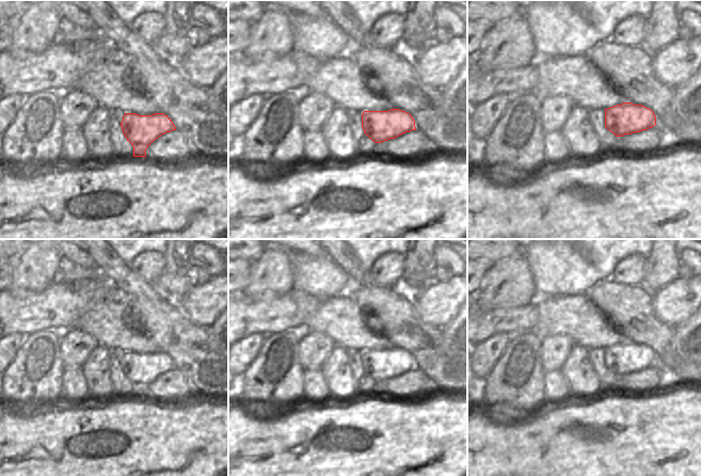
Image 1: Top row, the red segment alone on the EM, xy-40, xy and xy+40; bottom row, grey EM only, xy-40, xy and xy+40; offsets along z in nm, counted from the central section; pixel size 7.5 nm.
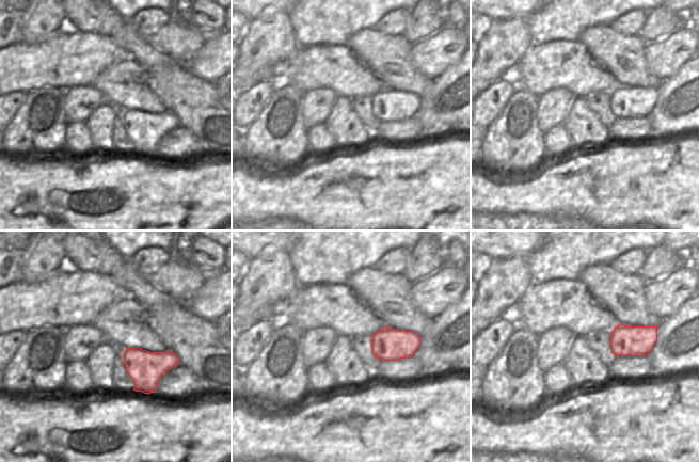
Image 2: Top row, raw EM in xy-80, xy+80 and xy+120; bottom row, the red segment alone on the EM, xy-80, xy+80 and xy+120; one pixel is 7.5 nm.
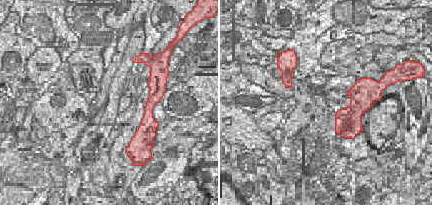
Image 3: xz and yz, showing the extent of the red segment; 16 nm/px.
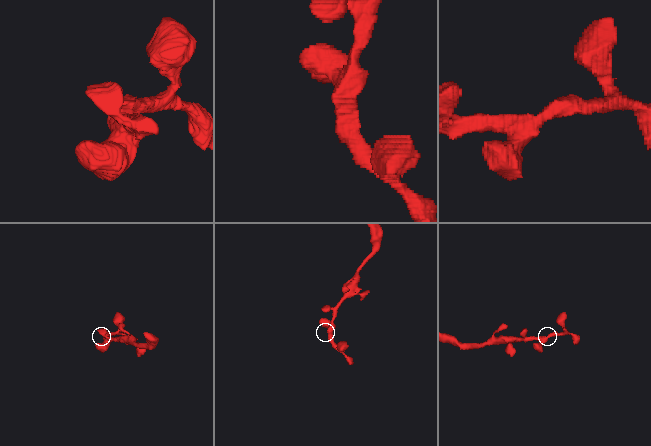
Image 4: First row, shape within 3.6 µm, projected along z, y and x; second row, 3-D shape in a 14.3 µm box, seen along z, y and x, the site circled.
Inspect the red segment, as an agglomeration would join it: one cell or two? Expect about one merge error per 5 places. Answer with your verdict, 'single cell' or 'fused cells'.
single cell

